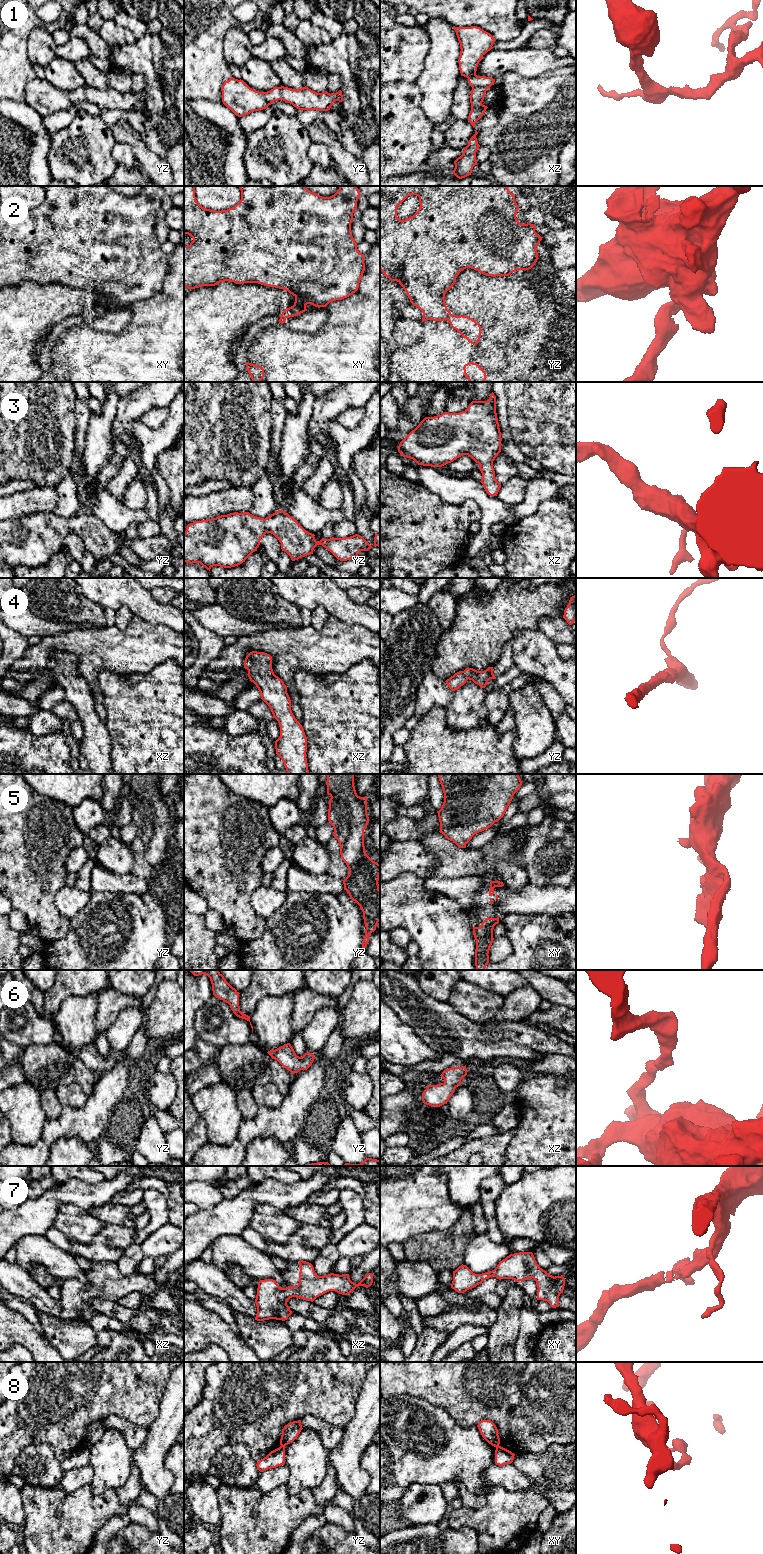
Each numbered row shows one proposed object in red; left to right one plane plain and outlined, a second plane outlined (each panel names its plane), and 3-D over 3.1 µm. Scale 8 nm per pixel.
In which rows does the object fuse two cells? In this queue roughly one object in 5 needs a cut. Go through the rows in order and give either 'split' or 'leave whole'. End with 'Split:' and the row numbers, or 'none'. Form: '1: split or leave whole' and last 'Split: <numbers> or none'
1: leave whole
2: split
3: leave whole
4: leave whole
5: leave whole
6: leave whole
7: leave whole
8: split
Split: 2, 8

